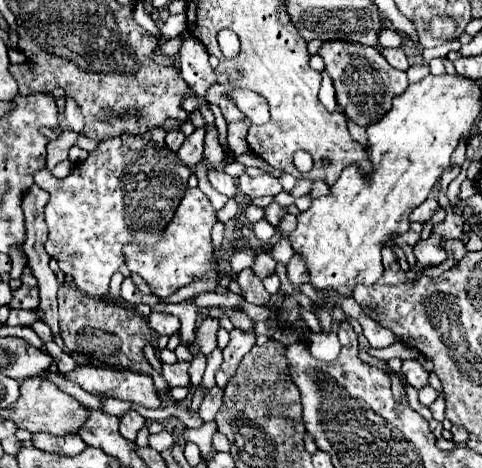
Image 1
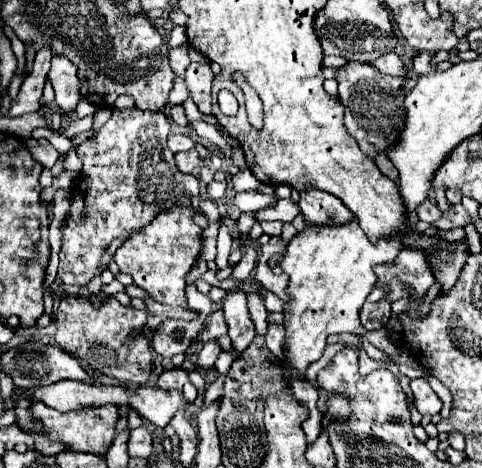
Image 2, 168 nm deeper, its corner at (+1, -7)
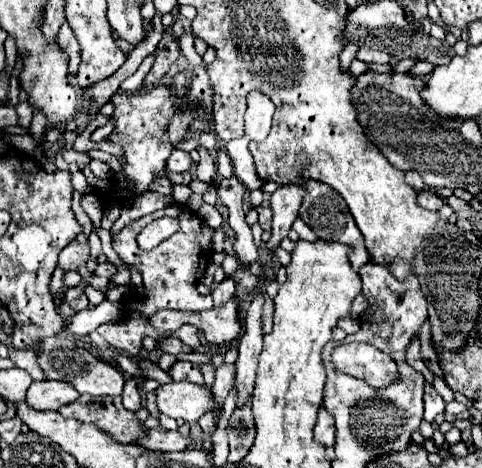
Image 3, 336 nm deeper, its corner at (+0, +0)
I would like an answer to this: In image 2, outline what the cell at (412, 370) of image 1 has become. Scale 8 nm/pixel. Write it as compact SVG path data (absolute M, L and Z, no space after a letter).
M412 379L410 383L414 397L416 397L416 409L422 415L438 415L442 409L442 401L440 397L432 391L432 387L428 385L426 379Z

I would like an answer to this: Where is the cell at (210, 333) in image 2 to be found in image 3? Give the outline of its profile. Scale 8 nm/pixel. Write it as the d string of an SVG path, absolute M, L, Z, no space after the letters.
M227 278L227 280L223 280L211 296L213 296L213 300L215 300L215 308L219 308L219 306L227 304L227 302L235 296L235 282L233 282L233 280L229 280L229 278Z

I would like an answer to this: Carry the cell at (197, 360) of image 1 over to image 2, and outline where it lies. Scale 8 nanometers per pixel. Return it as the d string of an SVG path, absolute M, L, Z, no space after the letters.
M206 341L202 345L202 349L198 351L198 367L200 367L200 371L212 369L218 355L220 355L220 351L222 351L222 347L216 341Z

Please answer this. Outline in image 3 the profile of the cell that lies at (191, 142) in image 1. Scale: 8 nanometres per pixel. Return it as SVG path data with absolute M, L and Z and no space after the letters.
M175 148L173 152L171 152L171 156L169 156L169 160L167 160L167 168L171 170L171 172L187 172L189 168L191 168L191 156L189 156L189 152L183 152L183 150L179 150L179 148Z

